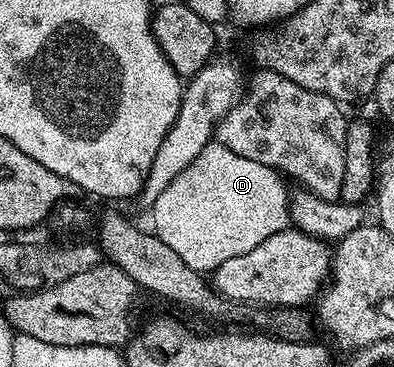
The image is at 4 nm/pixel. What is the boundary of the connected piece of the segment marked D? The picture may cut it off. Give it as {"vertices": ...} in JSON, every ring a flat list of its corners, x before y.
{"vertices":[[210,141,203,153,159,193,159,197,151,204,155,234,160,237,183,261,194,265,212,264,227,257,239,257,239,253,247,253,259,245,267,237,286,230,289,218,290,194,285,193,286,180,272,167,259,161,247,161,247,157,239,157,239,153,231,153,222,143]]}

